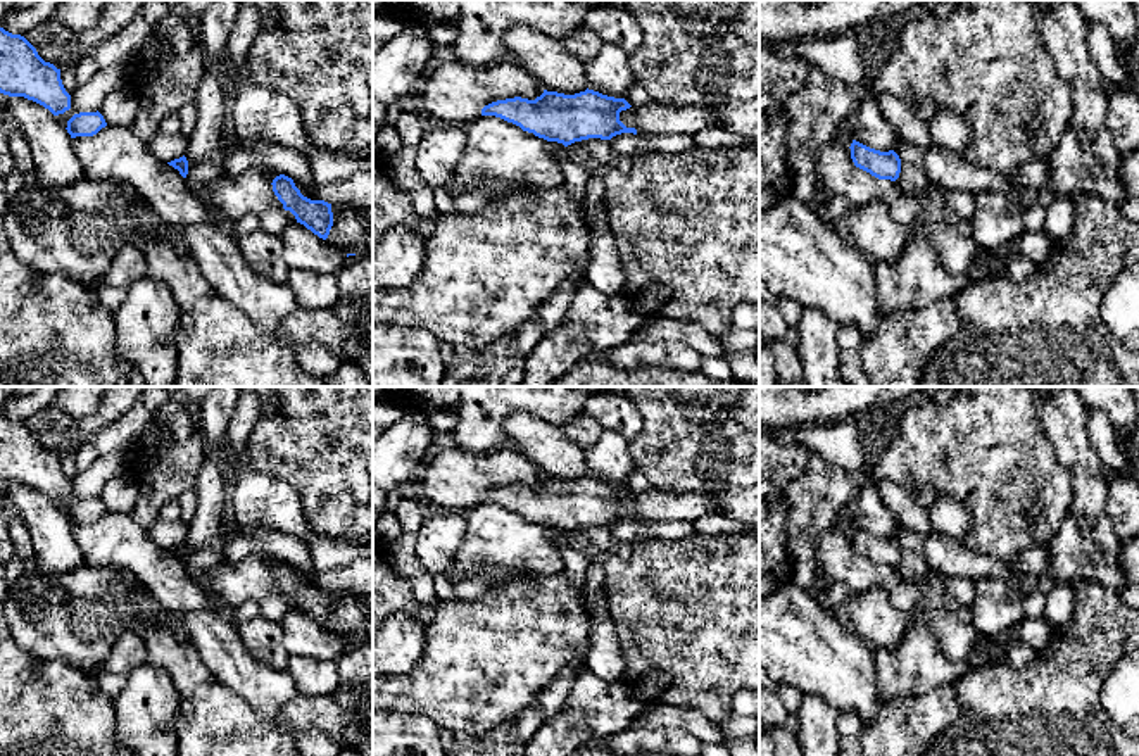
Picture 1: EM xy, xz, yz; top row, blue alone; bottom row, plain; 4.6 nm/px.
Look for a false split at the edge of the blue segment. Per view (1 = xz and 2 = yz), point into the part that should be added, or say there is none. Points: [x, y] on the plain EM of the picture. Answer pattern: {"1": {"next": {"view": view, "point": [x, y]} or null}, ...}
{"1": {"next": null}, "2": {"next": null}}

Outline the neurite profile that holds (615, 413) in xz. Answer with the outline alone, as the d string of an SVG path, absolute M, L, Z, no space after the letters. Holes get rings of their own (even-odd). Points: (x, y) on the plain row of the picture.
M597 394L585 402L583 413L604 430L620 433L628 440L639 435L644 425L640 411L625 394Z

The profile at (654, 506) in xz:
M651 488L645 494L630 494L620 499L626 514L635 514L639 523L695 521L716 509L716 495L711 494L666 494Z

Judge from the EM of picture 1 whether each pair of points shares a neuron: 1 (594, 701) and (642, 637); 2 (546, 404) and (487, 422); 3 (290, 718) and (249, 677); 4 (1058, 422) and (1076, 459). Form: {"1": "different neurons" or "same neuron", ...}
{"1": "different neurons", "2": "same neuron", "3": "same neuron", "4": "same neuron"}

